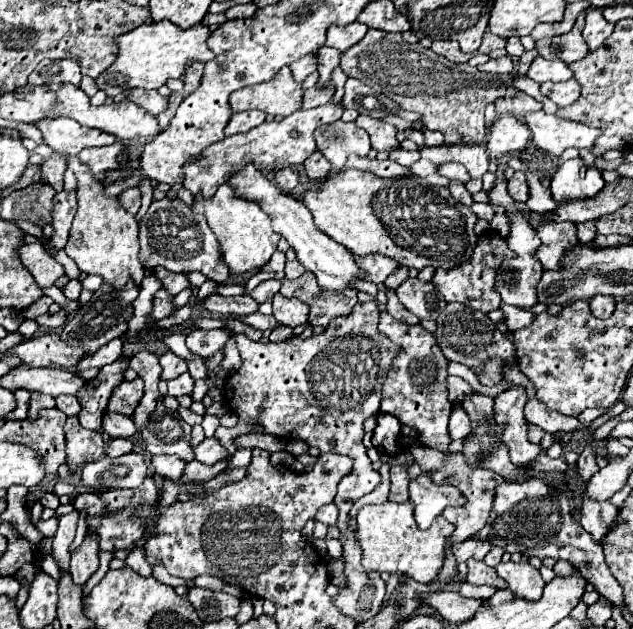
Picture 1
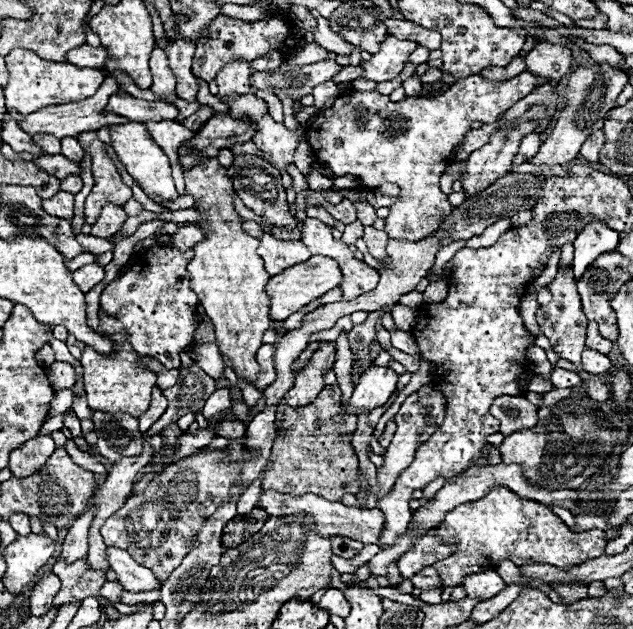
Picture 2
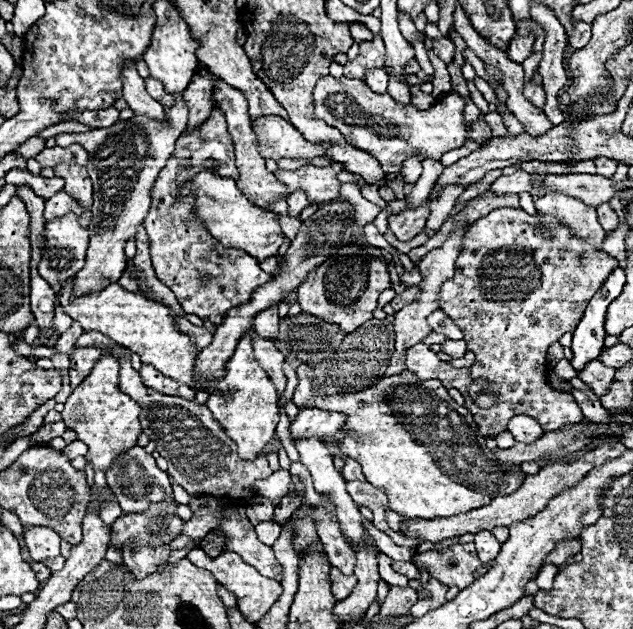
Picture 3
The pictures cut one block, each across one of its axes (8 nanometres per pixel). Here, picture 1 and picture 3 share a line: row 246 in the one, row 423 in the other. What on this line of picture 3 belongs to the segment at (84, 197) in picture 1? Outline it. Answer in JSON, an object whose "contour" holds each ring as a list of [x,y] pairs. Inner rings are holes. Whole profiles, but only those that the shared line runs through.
{"contour":[[[104,354],[88,378],[84,378],[74,392],[70,394],[62,418],[70,430],[78,434],[88,446],[86,460],[94,466],[94,470],[108,470],[112,460],[136,444],[142,428],[138,424],[140,406],[122,390],[118,390],[118,376],[120,376],[120,362],[112,354]]]}

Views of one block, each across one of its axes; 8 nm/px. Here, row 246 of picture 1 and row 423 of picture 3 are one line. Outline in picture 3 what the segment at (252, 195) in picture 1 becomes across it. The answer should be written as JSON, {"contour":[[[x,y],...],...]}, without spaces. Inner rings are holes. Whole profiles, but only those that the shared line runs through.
{"contour":[[[302,408],[296,420],[290,424],[290,436],[302,438],[332,438],[344,424],[346,416],[342,412],[328,412],[320,408]]]}

